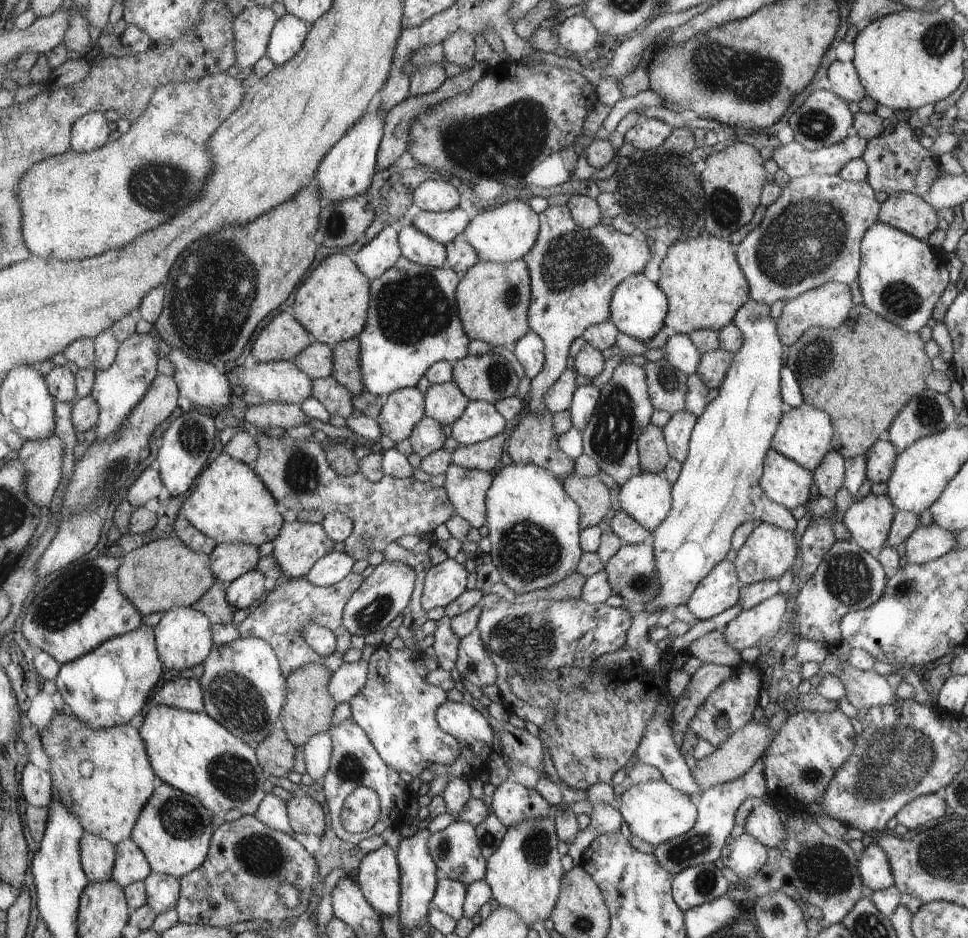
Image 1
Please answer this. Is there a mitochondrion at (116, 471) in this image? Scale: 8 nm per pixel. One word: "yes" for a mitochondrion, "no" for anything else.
yes

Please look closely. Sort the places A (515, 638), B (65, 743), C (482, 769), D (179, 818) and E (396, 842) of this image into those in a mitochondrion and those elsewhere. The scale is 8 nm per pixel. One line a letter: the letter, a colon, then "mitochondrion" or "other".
A: mitochondrion
B: mitochondrion
C: other
D: mitochondrion
E: other

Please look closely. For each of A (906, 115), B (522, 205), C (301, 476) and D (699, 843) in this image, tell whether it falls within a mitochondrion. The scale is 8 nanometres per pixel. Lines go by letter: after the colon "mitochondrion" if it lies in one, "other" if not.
A: other
B: other
C: mitochondrion
D: mitochondrion

